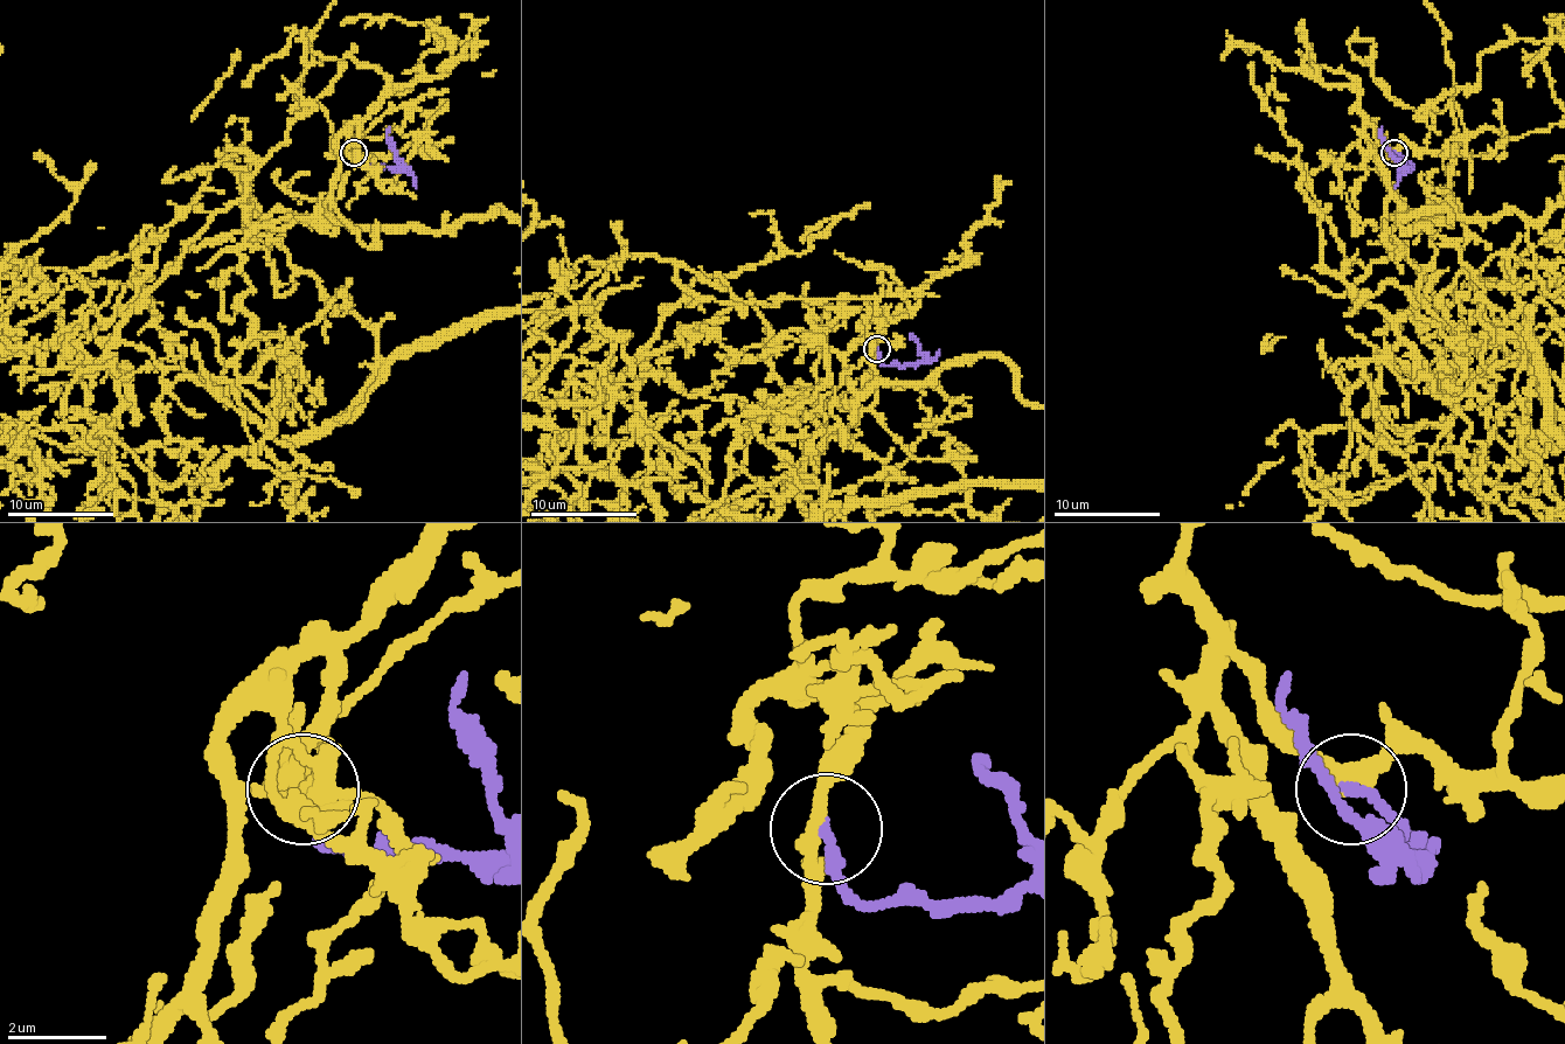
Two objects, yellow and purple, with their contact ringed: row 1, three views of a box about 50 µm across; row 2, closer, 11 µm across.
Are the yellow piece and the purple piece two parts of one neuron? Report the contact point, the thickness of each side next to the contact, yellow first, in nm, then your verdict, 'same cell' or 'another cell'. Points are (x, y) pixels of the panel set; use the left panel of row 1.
at (354, 152); 280 nm thick on the yellow side, 240 nm on the other; same cell

